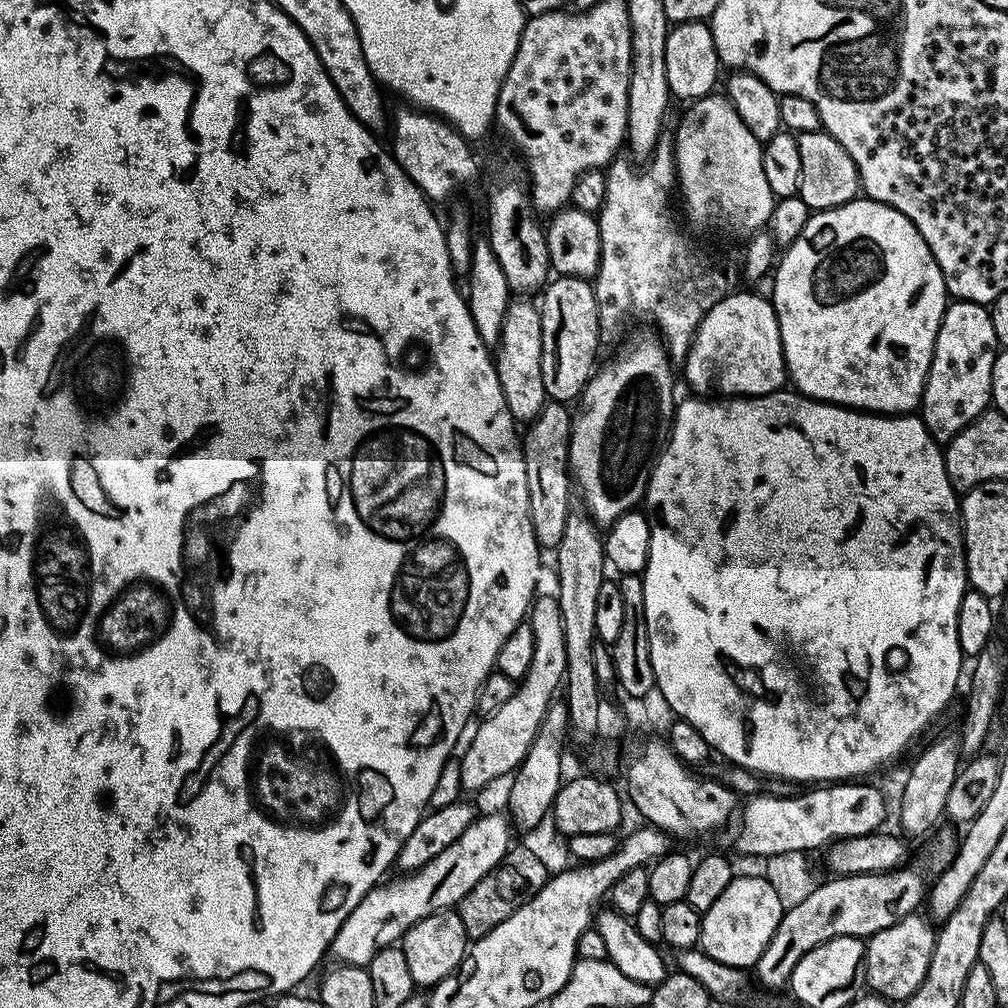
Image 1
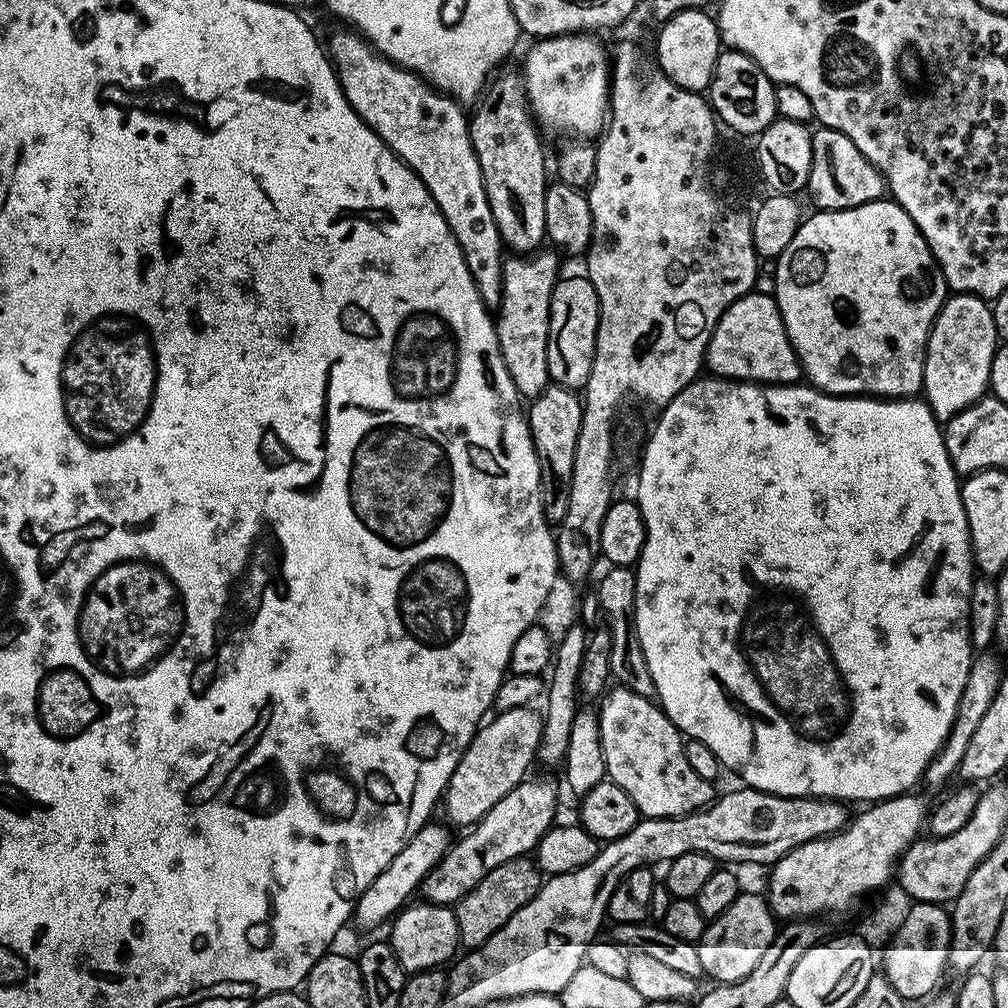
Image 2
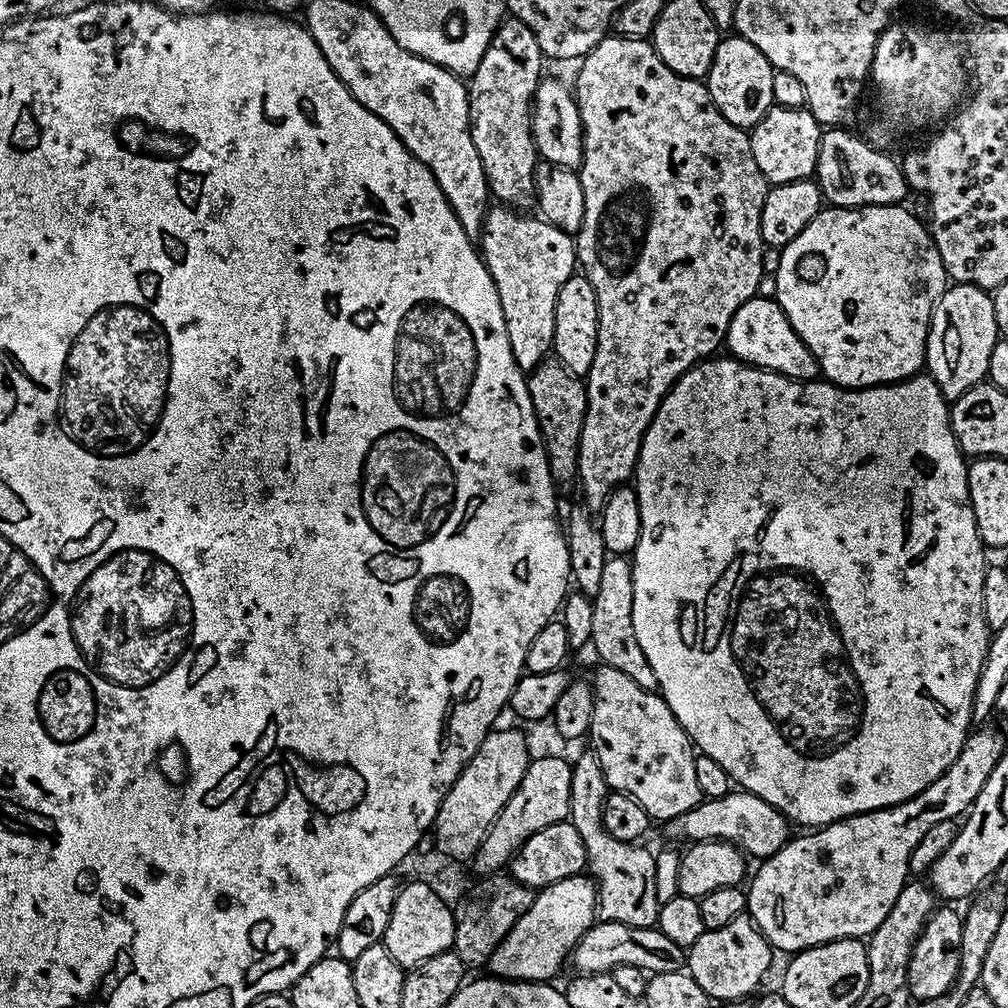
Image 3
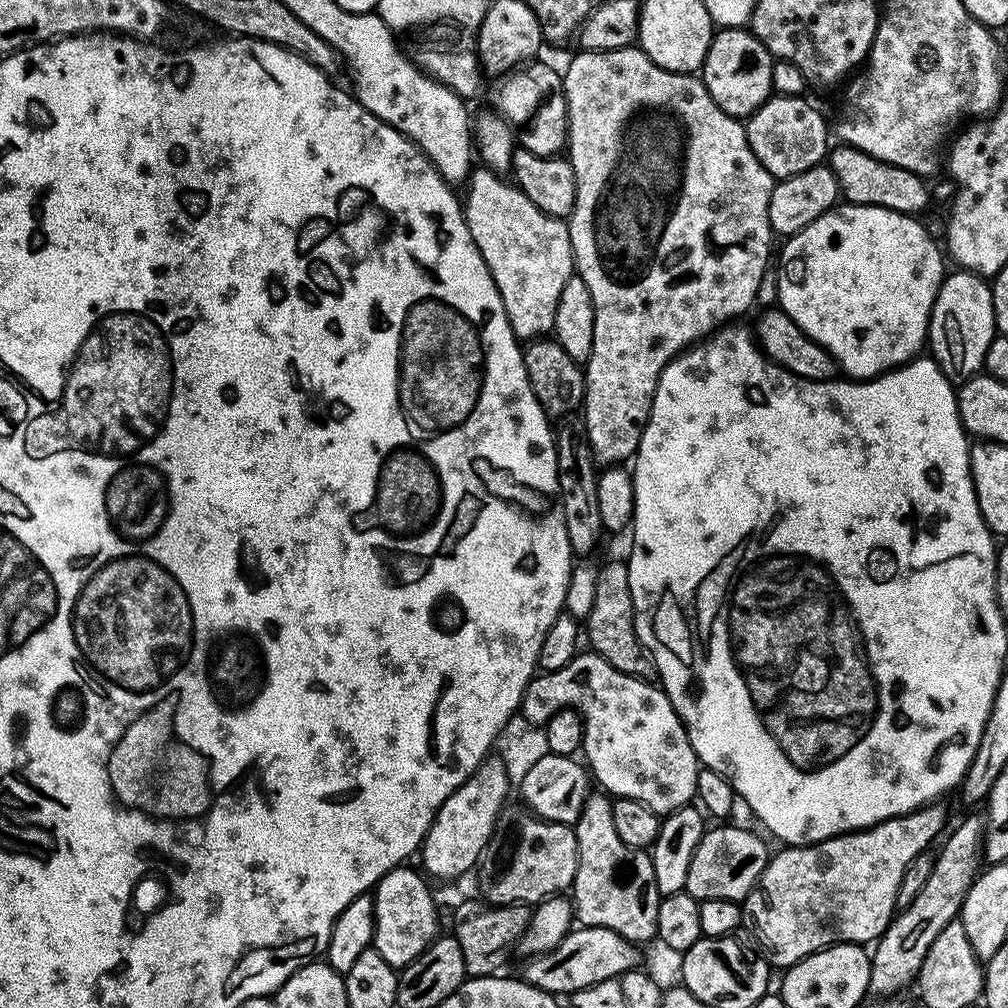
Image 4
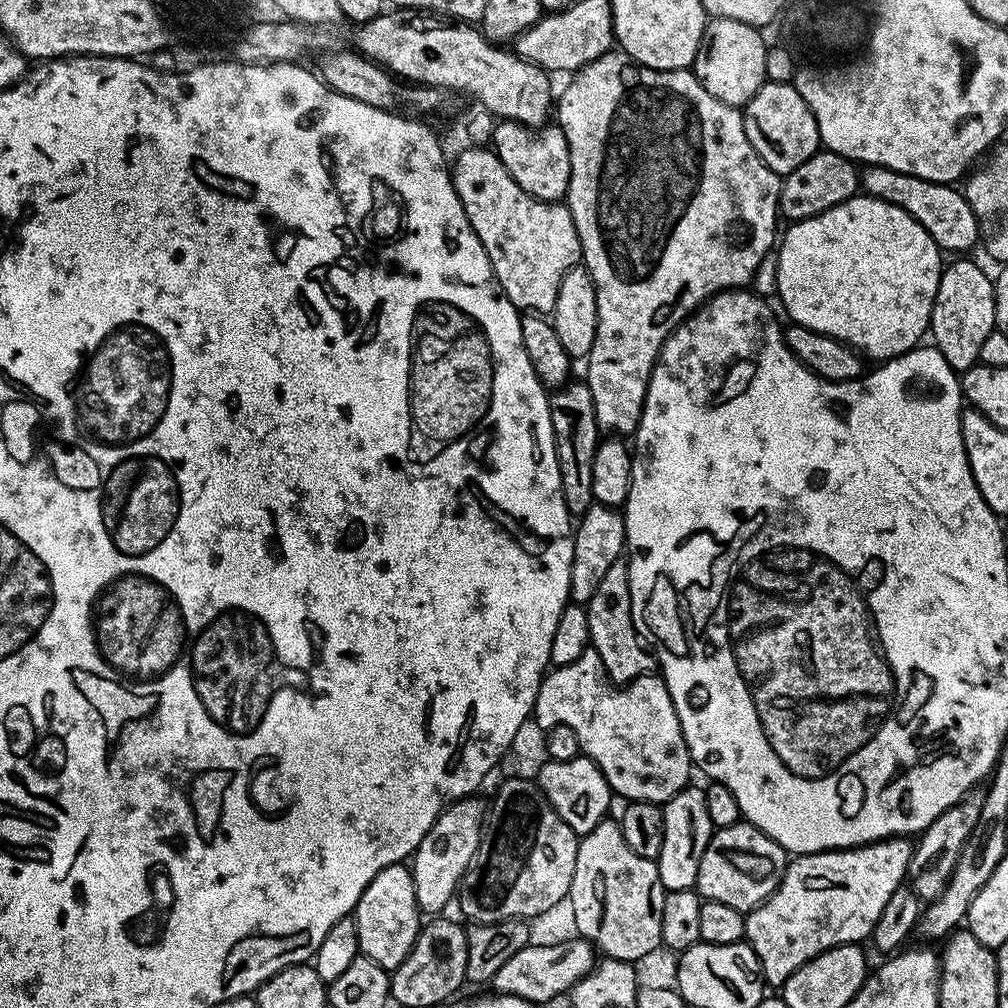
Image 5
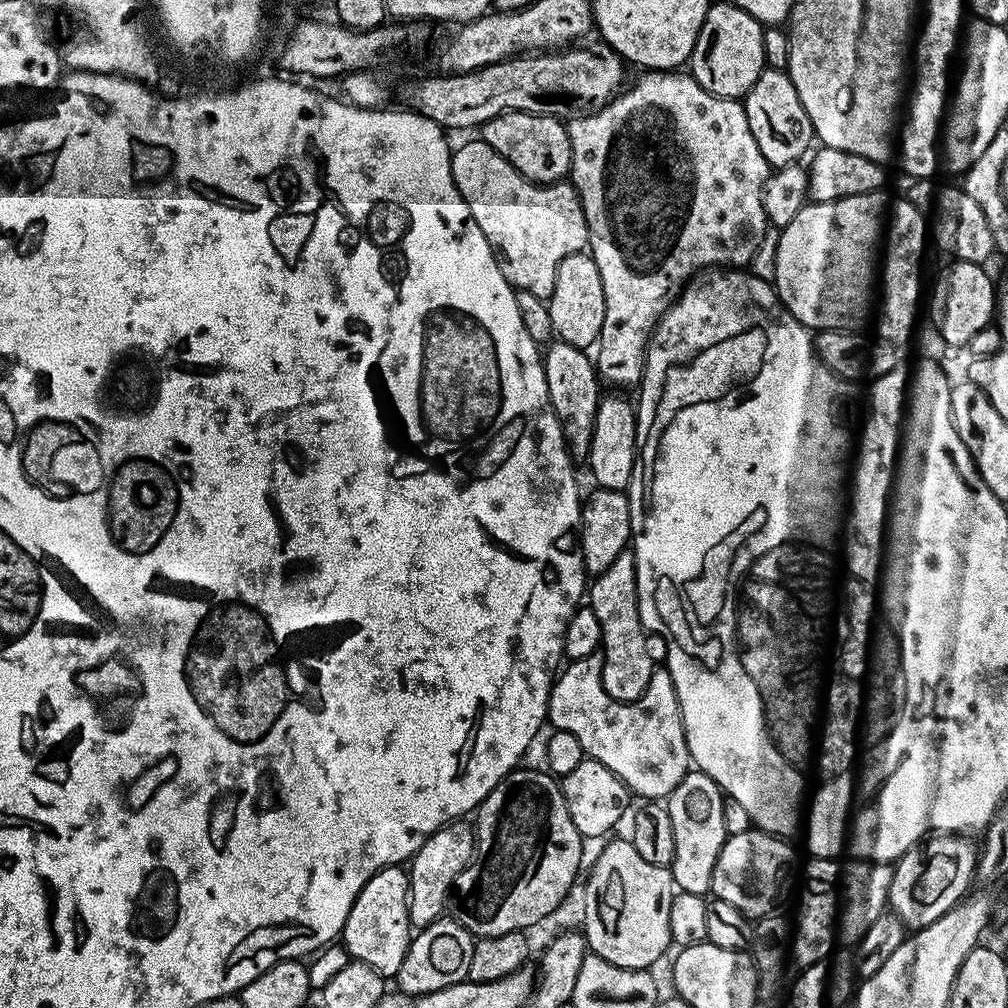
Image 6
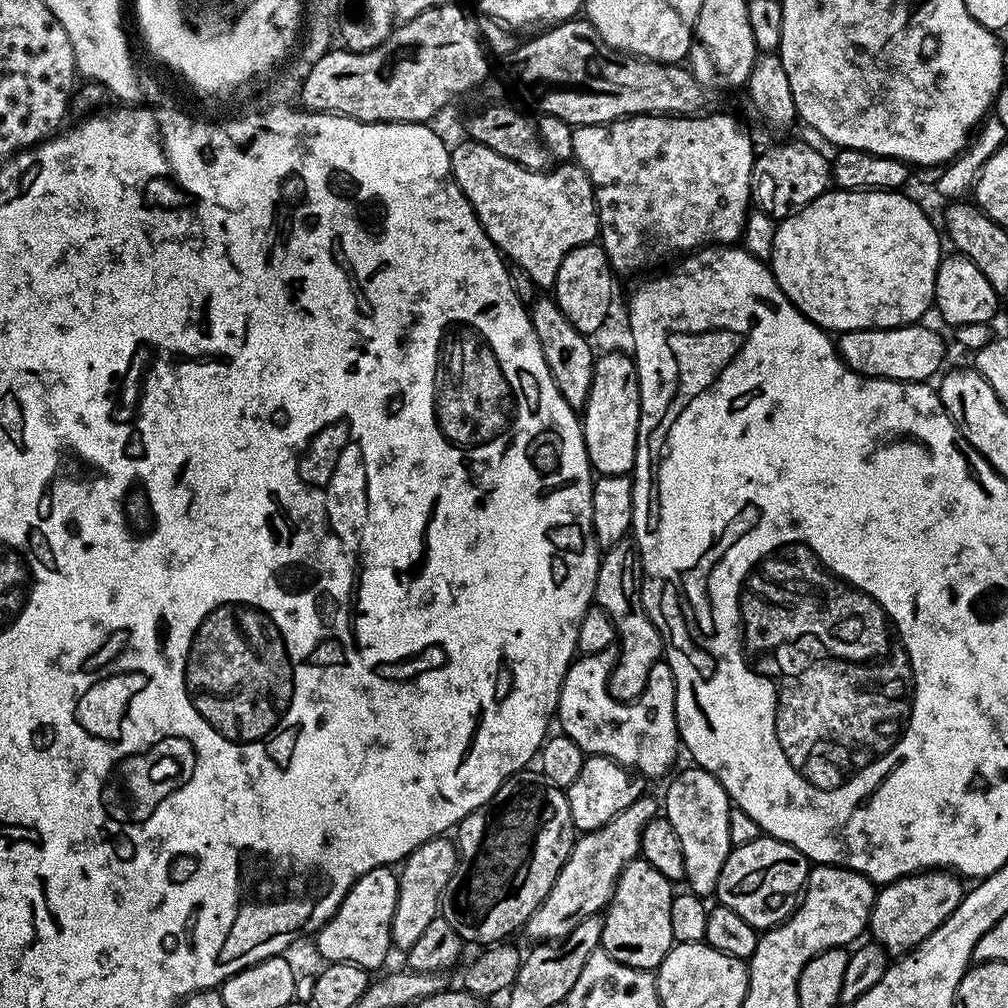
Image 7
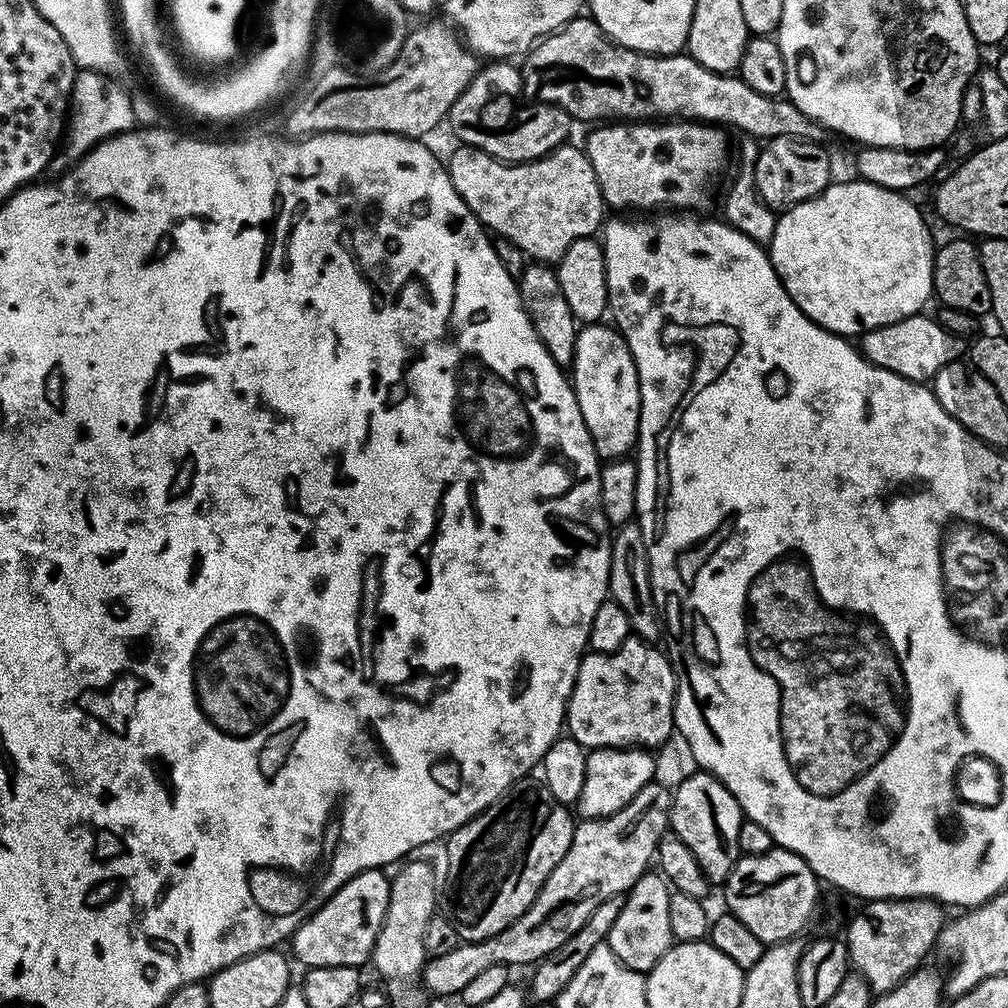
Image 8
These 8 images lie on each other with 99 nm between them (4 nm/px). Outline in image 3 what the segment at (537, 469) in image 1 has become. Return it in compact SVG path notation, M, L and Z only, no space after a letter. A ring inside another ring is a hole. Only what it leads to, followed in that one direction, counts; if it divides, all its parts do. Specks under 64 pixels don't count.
M545 358L538 367L527 373L526 379L530 402L534 406L536 421L544 439L552 483L560 490L570 487L571 484L573 487L577 479L576 463L580 453L580 435L588 405L585 381L574 375L561 360L555 358Z

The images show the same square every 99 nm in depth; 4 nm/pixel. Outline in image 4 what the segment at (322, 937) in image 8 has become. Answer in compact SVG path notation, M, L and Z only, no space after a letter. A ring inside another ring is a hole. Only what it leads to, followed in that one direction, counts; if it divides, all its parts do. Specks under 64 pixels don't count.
M408 867L391 868L374 885L372 902L376 919L372 944L378 950L378 954L382 954L382 958L386 958L386 962L390 962L390 966L397 970L403 970L415 962L441 931L440 920L436 917L436 900L428 889L429 881L419 871L416 873Z

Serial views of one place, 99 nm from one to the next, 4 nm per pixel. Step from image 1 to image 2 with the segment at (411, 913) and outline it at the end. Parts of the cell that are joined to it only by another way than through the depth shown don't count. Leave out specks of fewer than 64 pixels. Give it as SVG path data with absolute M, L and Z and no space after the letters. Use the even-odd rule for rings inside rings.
M552 780L520 781L506 798L494 802L490 810L477 824L471 825L460 841L453 843L439 862L430 870L430 874L422 885L423 899L430 904L455 905L456 901L466 895L494 866L502 866L502 862L510 862L510 858L528 856L536 844L553 827L556 816L556 784Z

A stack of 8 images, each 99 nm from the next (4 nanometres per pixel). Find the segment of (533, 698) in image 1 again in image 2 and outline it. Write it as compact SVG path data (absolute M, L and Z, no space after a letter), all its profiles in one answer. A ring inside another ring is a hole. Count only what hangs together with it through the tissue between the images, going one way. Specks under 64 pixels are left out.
M529 706L496 712L487 723L476 729L476 737L462 754L442 797L442 808L448 811L454 823L463 826L477 824L494 802L506 798L506 794L510 794L510 790L529 775L528 767L532 760L534 764L537 759L540 735L544 729L543 715L534 709Z

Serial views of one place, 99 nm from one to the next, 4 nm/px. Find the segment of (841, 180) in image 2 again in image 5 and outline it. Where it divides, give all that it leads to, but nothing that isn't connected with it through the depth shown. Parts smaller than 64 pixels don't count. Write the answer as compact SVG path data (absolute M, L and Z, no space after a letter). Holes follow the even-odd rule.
M877 164L865 167L861 171L860 186L867 195L878 198L882 202L890 202L909 212L945 253L967 253L964 251L974 247L975 244L977 247L978 241L981 239L982 225L977 220L974 210L970 210L963 191L959 187L930 182L926 178L902 174L898 170L890 170Z

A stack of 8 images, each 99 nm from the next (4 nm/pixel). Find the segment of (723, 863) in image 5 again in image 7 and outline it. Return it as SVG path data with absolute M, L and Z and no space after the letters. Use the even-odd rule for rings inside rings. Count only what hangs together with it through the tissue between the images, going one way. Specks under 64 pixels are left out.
M762 834L754 842L746 842L746 846L738 846L728 853L714 896L723 907L746 918L752 928L775 928L796 911L809 871L809 860L797 848Z

